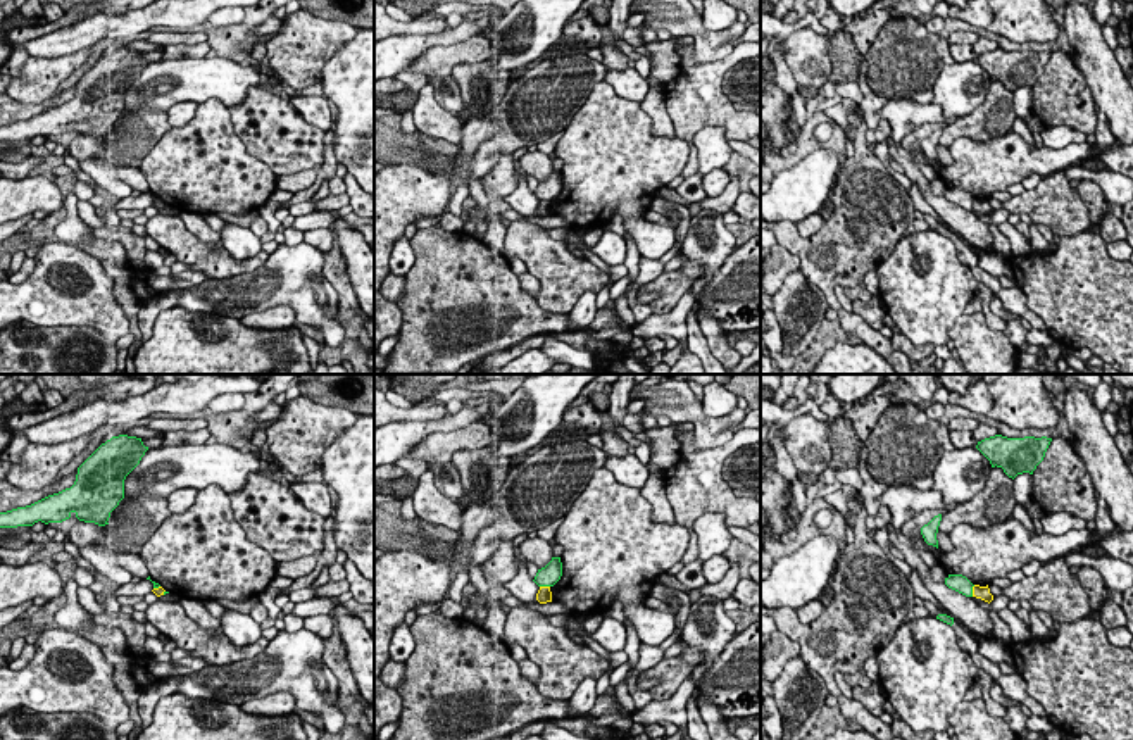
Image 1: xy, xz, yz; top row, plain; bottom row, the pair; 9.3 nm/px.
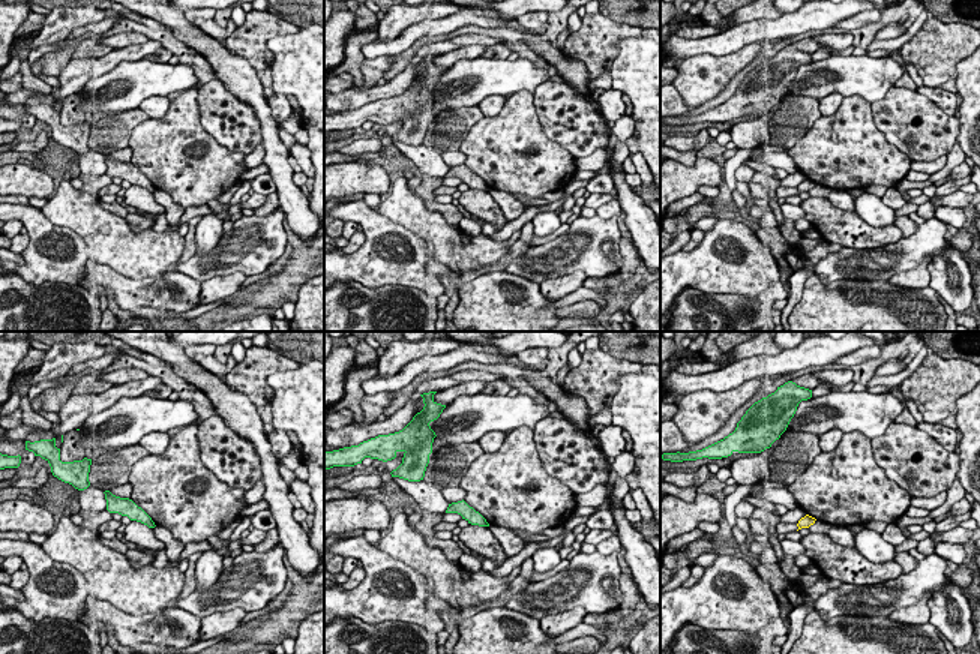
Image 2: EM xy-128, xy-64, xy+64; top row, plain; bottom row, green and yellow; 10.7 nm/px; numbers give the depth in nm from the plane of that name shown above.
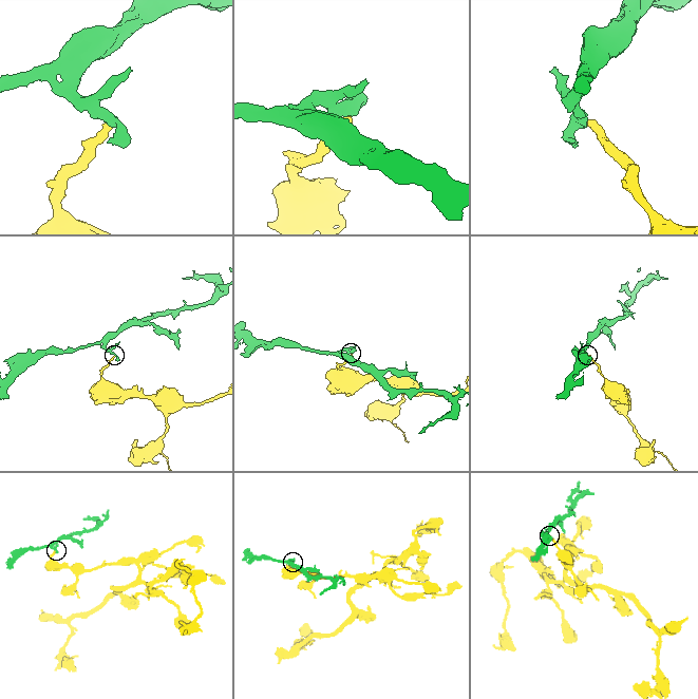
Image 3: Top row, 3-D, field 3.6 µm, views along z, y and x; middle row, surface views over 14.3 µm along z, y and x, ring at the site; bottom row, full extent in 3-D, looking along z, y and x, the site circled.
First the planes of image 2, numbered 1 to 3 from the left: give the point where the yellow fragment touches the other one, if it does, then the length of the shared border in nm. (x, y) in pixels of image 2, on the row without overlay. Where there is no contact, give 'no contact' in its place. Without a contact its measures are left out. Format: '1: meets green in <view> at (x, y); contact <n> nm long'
1: no contact
2: no contact
3: no contact

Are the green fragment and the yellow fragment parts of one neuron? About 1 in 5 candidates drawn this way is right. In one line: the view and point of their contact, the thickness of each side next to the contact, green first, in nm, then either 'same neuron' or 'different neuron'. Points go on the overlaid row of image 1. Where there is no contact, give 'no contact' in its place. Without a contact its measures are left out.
contact yz (971, 590); calibres 160 and 130 nm; different neuron

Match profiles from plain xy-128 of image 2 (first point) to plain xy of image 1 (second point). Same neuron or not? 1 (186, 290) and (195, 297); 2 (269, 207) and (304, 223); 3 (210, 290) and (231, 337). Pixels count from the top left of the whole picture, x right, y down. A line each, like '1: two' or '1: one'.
1: two
2: two
3: two

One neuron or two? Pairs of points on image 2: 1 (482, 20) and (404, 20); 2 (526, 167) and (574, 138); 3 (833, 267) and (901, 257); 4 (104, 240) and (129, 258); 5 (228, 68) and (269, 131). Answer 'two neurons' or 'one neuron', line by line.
1: two neurons
2: two neurons
3: one neuron
4: one neuron
5: one neuron

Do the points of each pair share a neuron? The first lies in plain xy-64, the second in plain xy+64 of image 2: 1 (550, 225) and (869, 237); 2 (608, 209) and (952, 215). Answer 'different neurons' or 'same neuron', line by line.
1: different neurons
2: same neuron

